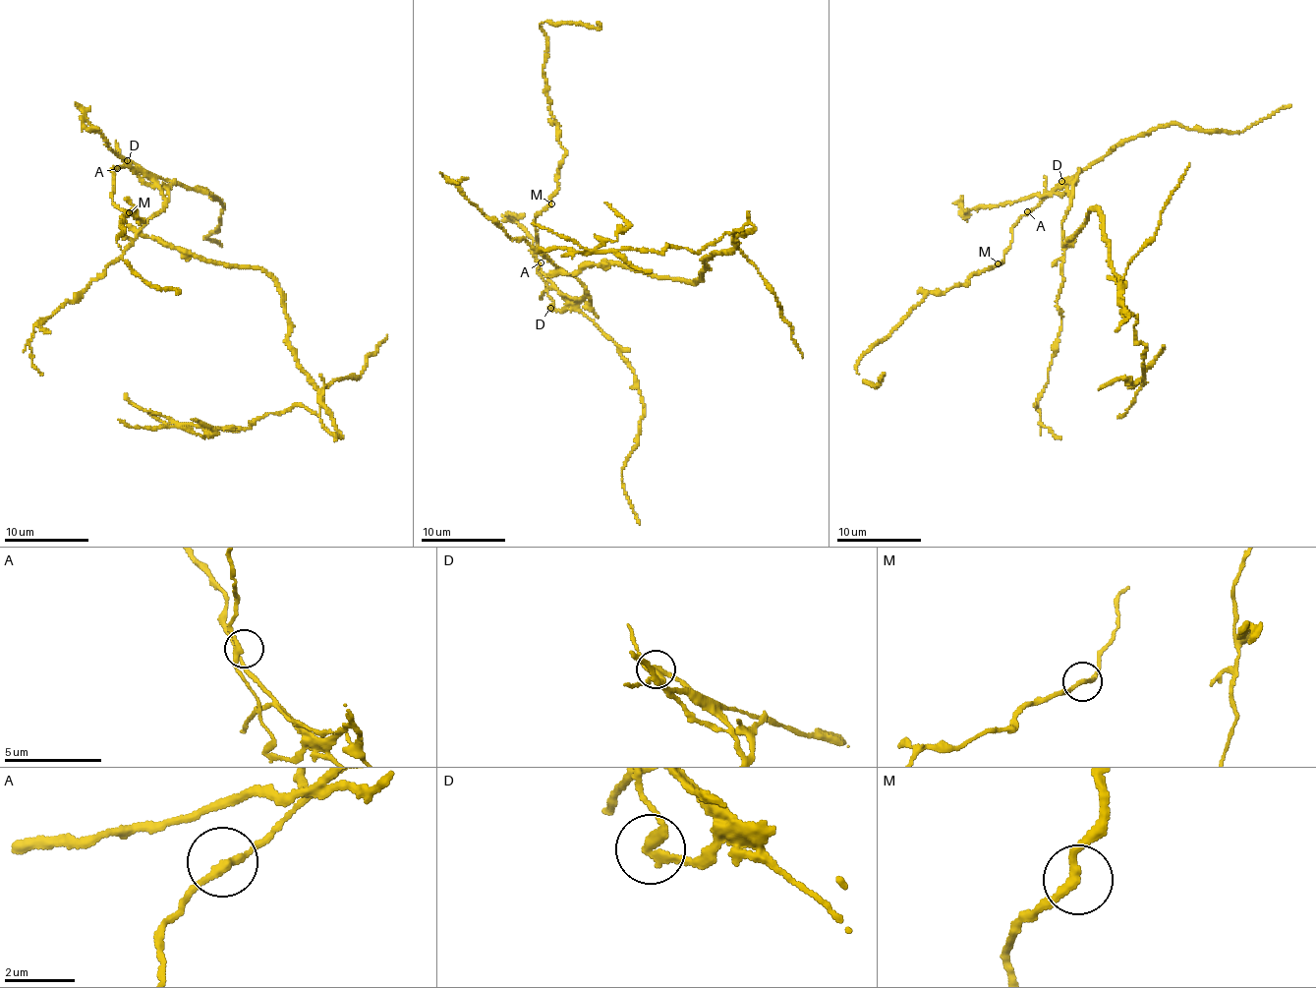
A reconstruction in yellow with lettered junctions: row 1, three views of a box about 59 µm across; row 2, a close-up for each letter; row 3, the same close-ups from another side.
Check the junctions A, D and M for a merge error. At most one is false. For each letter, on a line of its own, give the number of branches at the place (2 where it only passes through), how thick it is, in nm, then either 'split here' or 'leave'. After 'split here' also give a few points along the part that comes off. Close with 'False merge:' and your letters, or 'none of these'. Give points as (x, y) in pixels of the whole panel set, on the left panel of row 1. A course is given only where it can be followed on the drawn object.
A: branches 2; calibre 240 nm; leave
D: branches 2; calibre 220 nm; split here; course (127, 160), (165, 201), (140, 231), (275, 282), (319, 413), (293, 406), (247, 428), (118, 420)
M: branches 2; calibre 220 nm; leave
False merge: D

